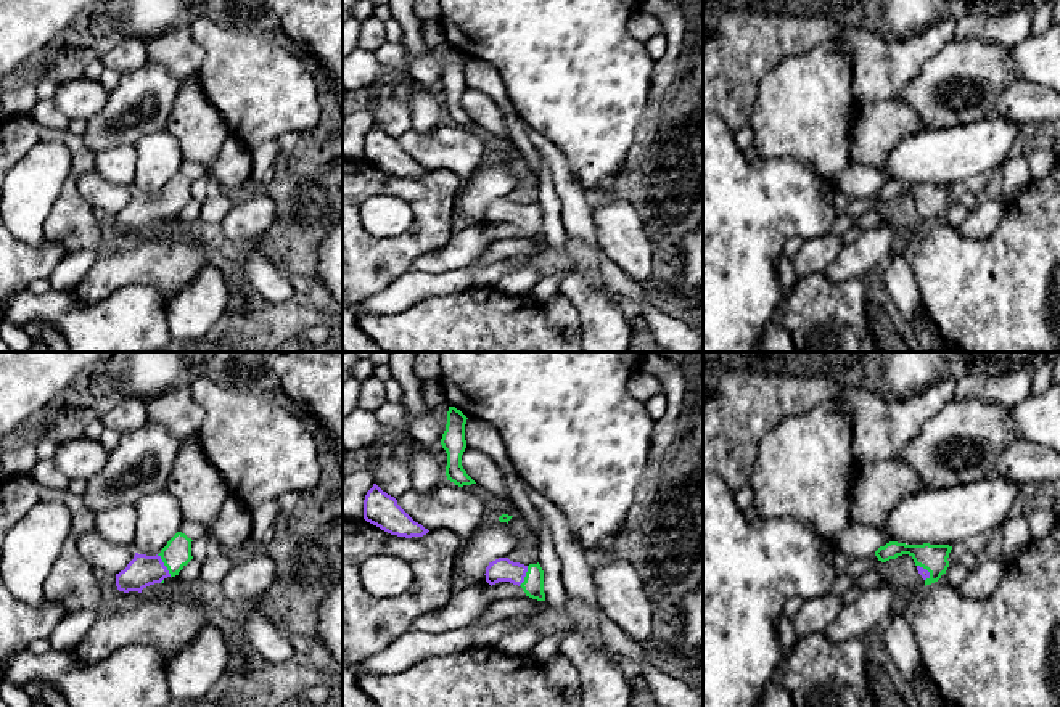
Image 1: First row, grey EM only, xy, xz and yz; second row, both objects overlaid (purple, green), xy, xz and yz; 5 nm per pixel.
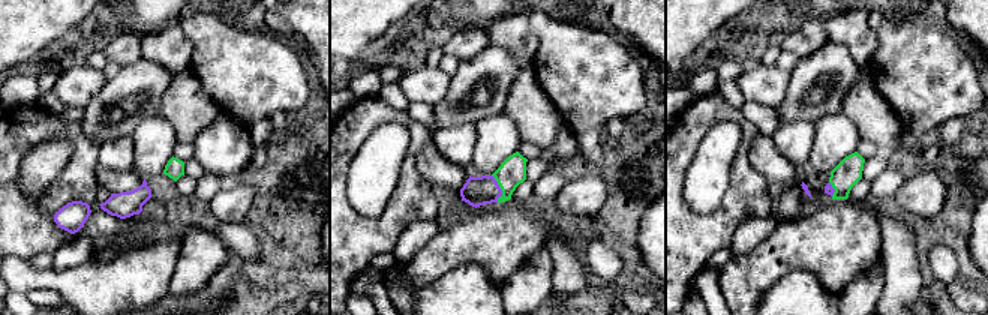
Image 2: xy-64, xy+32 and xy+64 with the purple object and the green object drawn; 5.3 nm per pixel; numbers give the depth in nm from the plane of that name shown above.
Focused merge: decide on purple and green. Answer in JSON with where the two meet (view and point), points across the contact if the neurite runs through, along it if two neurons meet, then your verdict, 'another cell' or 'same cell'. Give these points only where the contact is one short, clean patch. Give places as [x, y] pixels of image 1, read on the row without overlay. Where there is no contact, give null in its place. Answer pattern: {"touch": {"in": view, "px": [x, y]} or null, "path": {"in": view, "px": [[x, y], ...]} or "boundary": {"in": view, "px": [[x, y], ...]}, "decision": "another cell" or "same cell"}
{"touch": {"in": "xy", "px": [164, 206]}, "path": {"in": "xy", "px": [[142, 211], [164, 206], [177, 193]]}, "decision": "same cell"}

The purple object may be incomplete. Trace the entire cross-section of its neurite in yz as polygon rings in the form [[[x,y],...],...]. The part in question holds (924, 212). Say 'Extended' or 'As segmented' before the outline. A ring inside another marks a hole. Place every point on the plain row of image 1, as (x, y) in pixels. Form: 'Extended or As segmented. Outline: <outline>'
Extended. Outline: [[[889,182],[875,191],[878,201],[886,202],[896,199],[898,196],[909,194],[922,219],[925,227],[938,222],[949,207],[949,193],[952,186],[949,185],[906,185],[898,182]]]

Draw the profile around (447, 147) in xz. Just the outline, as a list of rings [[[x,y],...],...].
[[[450,121],[426,133],[410,129],[396,140],[415,162],[429,172],[452,170],[460,178],[471,178],[487,161],[476,137]]]

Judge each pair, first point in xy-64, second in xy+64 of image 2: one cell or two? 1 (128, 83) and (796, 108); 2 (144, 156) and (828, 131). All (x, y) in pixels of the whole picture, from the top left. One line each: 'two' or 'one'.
1: one
2: one

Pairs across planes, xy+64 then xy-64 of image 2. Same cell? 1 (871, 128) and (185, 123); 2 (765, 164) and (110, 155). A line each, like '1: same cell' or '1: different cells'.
1: same cell
2: different cells

